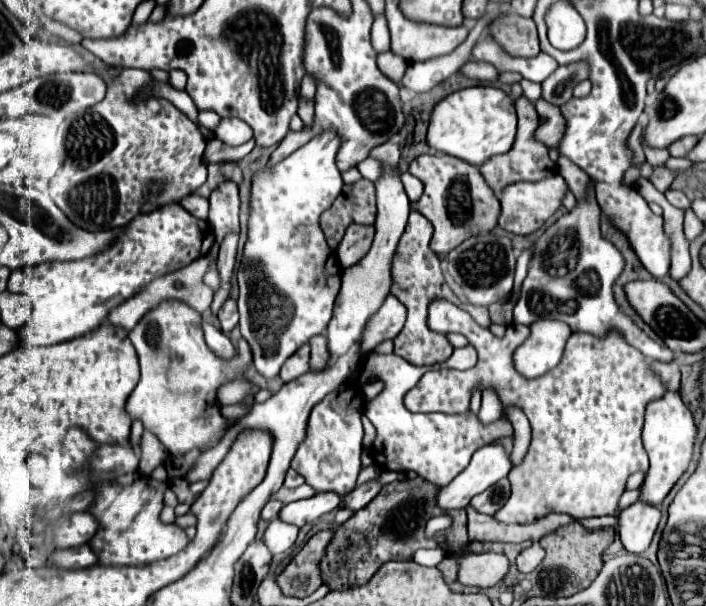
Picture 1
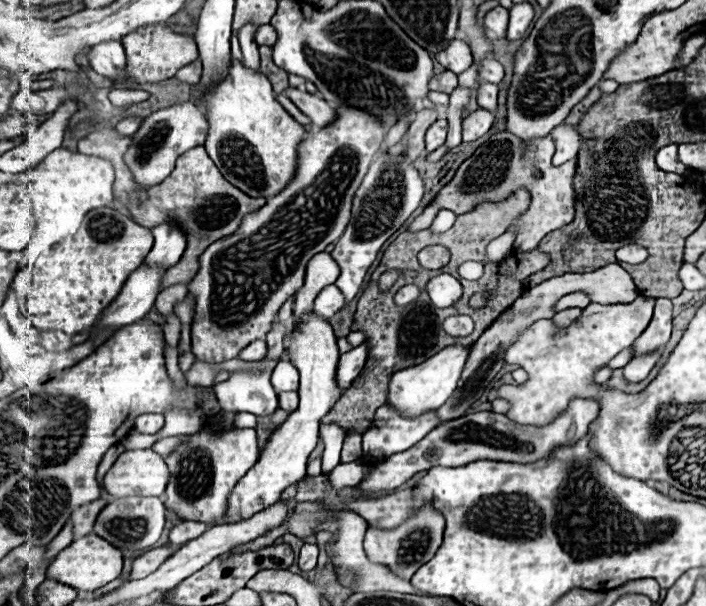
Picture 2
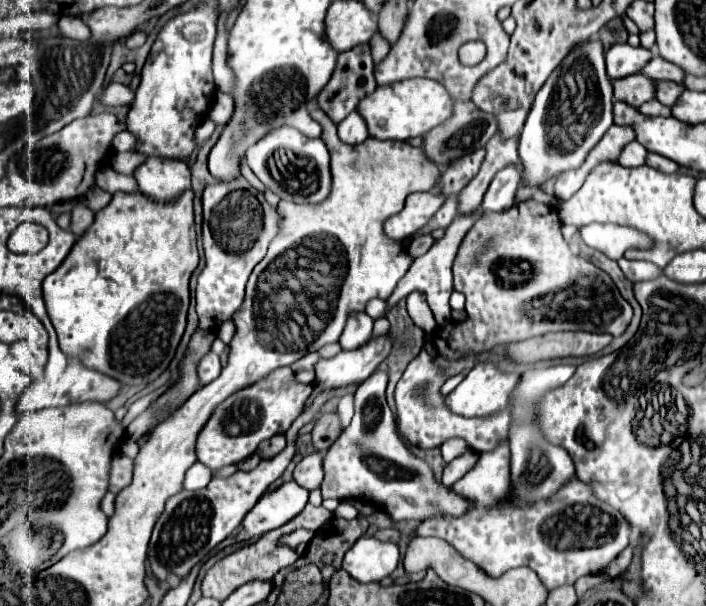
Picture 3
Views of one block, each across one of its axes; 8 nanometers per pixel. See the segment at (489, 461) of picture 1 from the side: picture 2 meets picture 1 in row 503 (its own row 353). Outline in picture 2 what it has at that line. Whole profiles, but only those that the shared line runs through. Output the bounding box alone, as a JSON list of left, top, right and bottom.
[386,344,470,416]

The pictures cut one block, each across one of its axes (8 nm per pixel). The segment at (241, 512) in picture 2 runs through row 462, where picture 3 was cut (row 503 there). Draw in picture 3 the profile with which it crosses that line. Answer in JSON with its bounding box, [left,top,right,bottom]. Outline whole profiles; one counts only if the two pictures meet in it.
[234,480,308,542]

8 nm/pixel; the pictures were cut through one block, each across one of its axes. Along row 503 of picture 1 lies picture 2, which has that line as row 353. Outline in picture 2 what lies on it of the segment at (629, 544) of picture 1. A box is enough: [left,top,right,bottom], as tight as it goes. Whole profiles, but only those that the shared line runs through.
[634,310,672,356]

